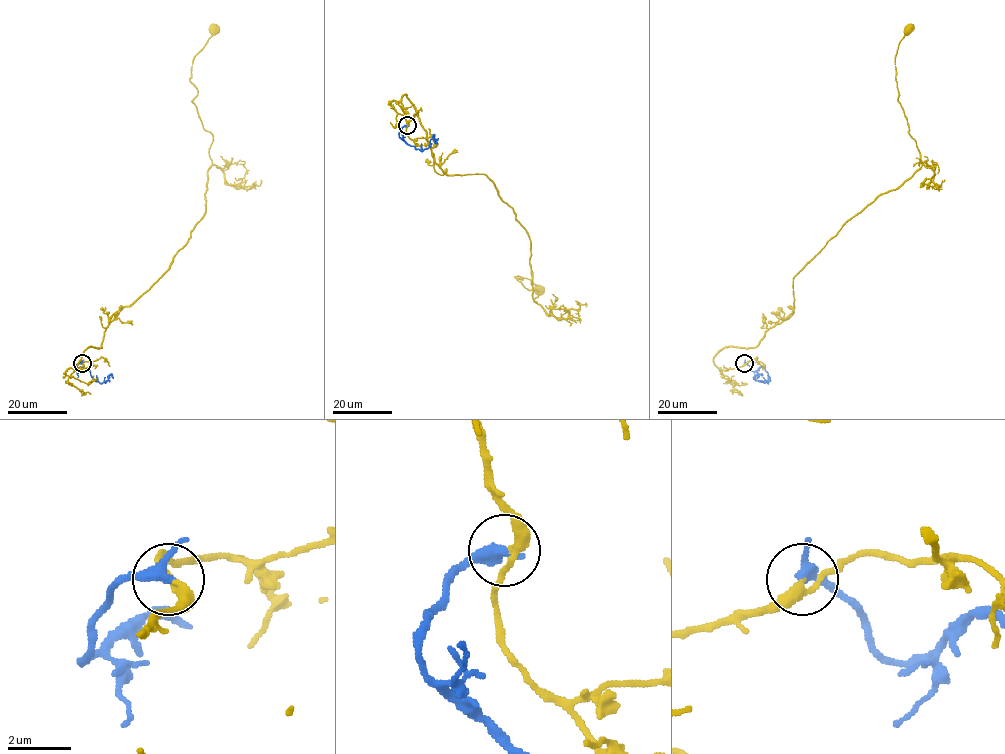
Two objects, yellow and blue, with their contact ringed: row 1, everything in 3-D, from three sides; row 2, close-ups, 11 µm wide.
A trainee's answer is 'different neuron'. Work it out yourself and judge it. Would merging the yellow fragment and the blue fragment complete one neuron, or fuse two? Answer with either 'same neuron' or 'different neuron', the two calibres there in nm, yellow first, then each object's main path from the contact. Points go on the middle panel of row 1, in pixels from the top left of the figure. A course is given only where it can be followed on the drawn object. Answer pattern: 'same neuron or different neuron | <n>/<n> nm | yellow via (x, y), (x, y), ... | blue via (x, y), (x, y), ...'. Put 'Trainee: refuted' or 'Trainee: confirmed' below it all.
same neuron | 240/300 nm | yellow via (407, 125), (405, 94), (437, 166), (485, 174), (513, 209), (529, 237), (536, 303), (514, 276), (538, 289) | blue via (407, 125), (402, 128), (399, 136), (415, 149), (427, 149), (433, 137), (435, 143)
Trainee: refuted

